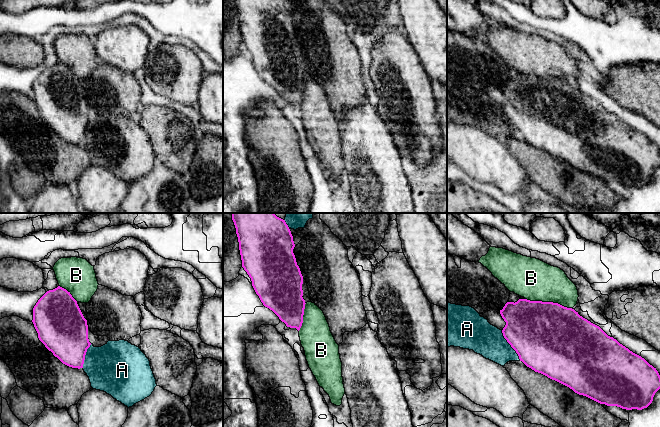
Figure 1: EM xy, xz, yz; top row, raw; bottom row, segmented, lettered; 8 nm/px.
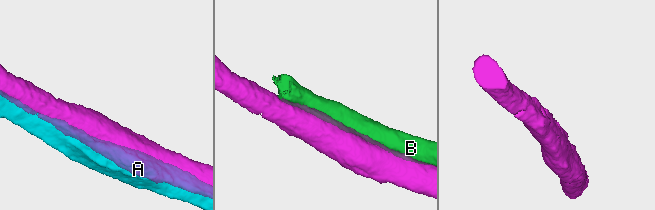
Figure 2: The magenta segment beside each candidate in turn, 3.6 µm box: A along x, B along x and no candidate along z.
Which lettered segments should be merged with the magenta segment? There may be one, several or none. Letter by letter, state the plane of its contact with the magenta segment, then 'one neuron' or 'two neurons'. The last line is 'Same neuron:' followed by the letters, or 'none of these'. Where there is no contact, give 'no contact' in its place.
A: yz | two neurons
B: yz | two neurons
Same neuron: none of these

